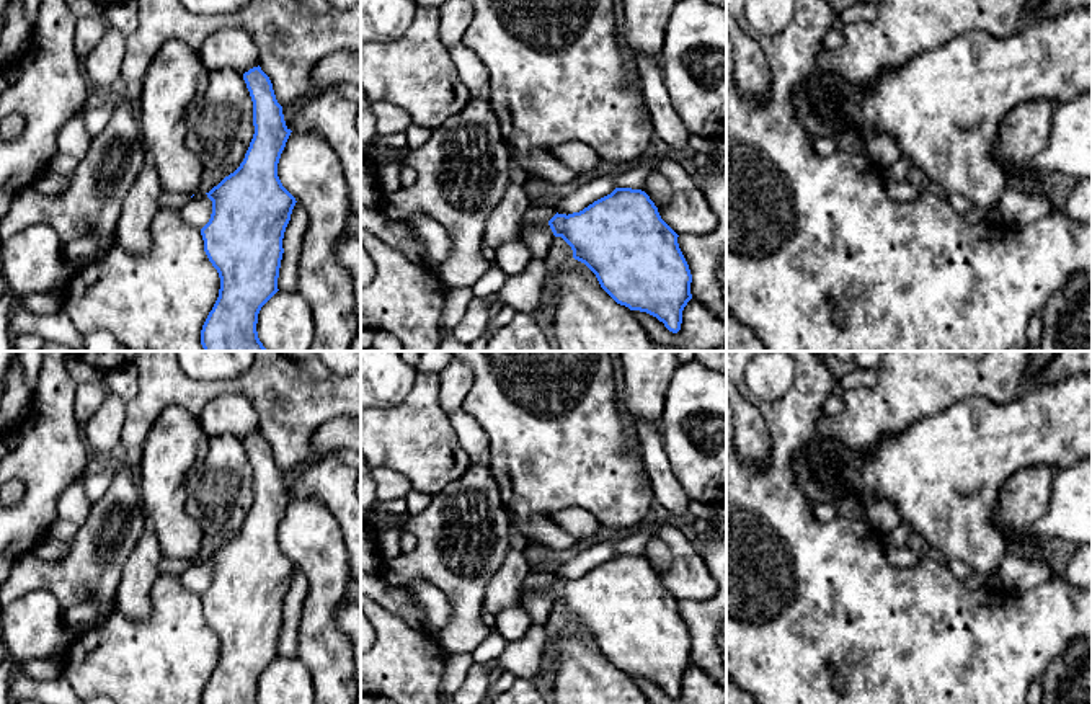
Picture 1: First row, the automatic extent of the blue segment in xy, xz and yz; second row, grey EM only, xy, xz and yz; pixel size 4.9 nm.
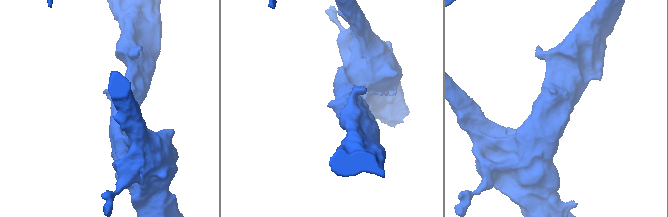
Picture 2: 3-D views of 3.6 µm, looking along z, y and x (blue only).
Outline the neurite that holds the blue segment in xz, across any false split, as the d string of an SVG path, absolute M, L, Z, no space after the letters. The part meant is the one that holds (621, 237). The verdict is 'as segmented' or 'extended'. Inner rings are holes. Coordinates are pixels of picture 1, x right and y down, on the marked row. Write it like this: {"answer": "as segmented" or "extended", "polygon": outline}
{"answer": "extended", "polygon": "M615 188L610 194L594 201L573 214L558 214L548 206L530 206L522 219L521 230L527 224L548 224L555 237L562 237L573 250L573 258L584 263L597 278L601 287L620 305L630 310L646 312L664 327L677 333L682 323L682 310L692 299L692 274L679 248L677 234L661 219L658 207L641 189Z"}

